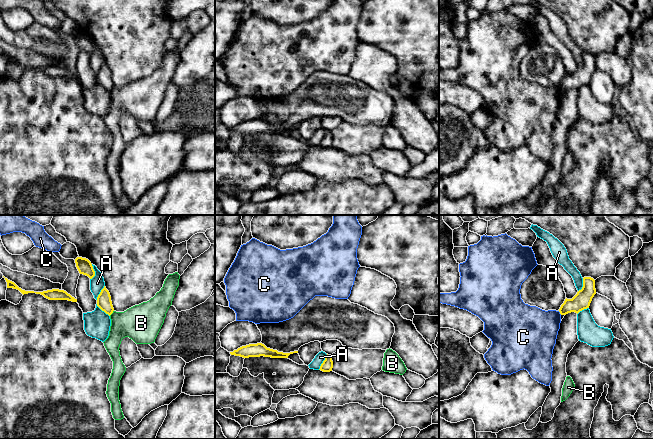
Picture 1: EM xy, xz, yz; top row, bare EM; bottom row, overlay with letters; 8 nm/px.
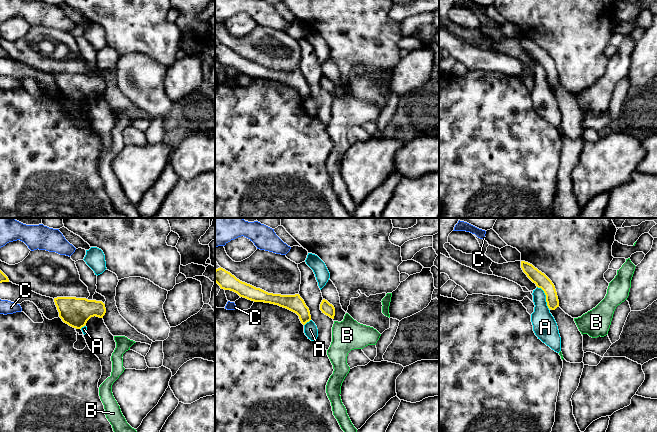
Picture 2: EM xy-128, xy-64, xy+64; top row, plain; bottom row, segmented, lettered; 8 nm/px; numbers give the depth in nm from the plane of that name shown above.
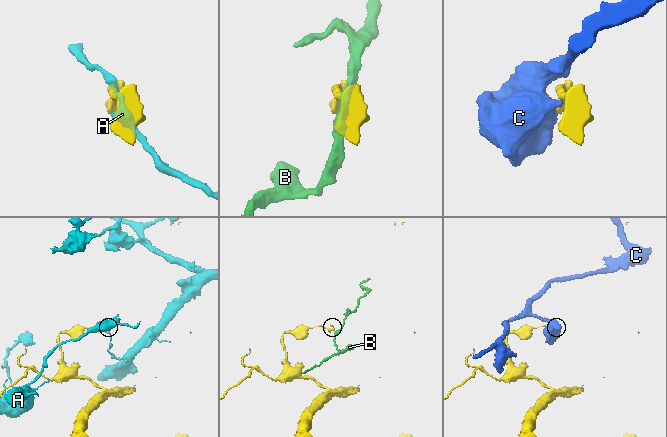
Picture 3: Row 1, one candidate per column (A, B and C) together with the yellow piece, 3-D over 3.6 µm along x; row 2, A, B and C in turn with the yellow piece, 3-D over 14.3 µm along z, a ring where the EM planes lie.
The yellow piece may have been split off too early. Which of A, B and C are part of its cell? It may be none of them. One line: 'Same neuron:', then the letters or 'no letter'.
Same neuron: no letter

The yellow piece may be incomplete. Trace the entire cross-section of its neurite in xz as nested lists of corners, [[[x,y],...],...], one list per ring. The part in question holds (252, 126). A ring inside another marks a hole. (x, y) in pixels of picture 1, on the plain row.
[[[262,119],[249,120],[249,121],[246,121],[246,122],[242,122],[240,124],[238,124],[237,126],[234,126],[233,128],[230,128],[231,131],[240,132],[240,133],[243,133],[243,134],[260,133],[260,132],[271,133],[271,134],[288,134],[288,132],[290,130],[293,130],[293,129],[298,129],[298,127],[294,127],[294,128],[290,128],[290,129],[278,128],[277,126],[267,124]]]

